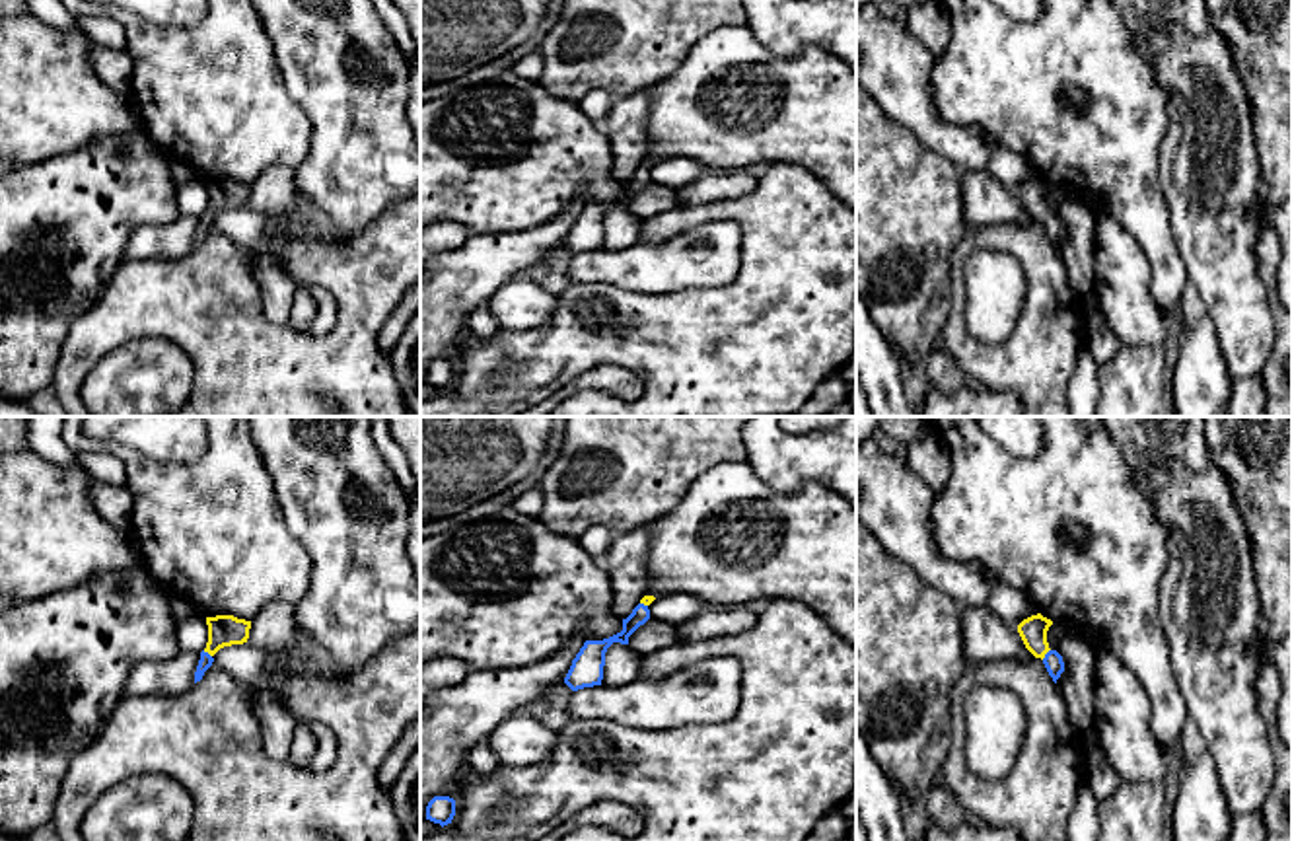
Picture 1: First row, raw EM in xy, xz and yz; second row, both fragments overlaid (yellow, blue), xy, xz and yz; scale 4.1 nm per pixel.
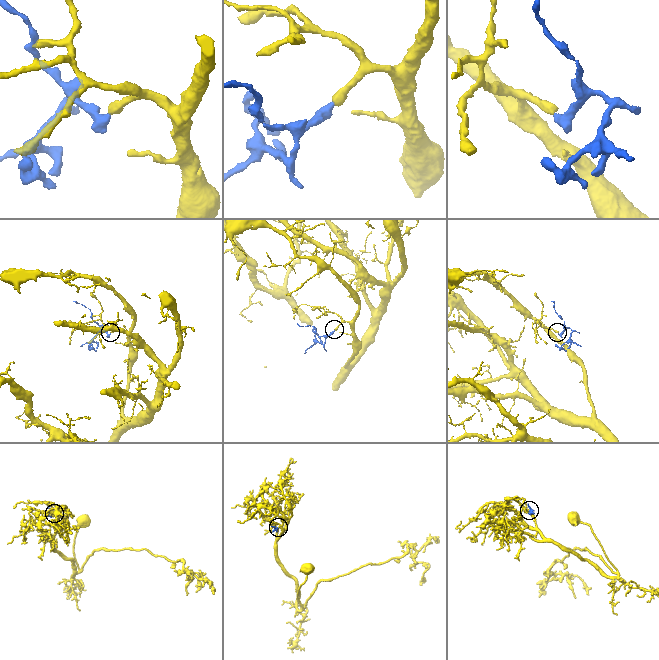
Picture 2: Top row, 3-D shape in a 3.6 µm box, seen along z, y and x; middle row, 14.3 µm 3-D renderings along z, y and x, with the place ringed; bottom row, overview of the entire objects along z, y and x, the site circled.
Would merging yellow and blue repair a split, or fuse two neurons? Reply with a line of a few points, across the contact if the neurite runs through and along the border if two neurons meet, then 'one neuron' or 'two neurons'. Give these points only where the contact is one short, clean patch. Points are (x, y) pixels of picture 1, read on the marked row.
line yz (1034, 629), (1036, 643), (1045, 653), (1053, 660); one neuron

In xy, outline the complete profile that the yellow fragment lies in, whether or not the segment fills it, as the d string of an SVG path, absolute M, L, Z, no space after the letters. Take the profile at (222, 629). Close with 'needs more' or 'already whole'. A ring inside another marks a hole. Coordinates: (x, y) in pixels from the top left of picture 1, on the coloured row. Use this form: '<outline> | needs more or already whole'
M233 615L206 617L208 642L200 652L200 660L195 672L195 683L202 679L204 672L212 666L214 654L232 644L243 644L249 639L251 621L237 619Z | needs more

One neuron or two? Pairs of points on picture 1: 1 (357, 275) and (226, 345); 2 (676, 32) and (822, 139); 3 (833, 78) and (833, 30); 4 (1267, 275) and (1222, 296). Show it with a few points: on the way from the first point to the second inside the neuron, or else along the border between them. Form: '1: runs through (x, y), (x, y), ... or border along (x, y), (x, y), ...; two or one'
1: runs through (357, 318), (327, 347), (269, 347); one
2: border along (736, 26), (705, 34), (664, 78); two
3: border along (787, 55), (822, 47), (835, 57); two
4: border along (1259, 230), (1256, 259), (1267, 306); two

